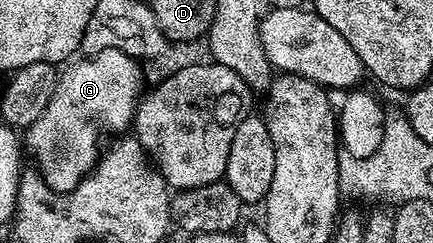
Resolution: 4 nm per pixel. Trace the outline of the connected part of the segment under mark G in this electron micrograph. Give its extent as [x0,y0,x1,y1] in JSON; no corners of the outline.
[25,49,144,193]

